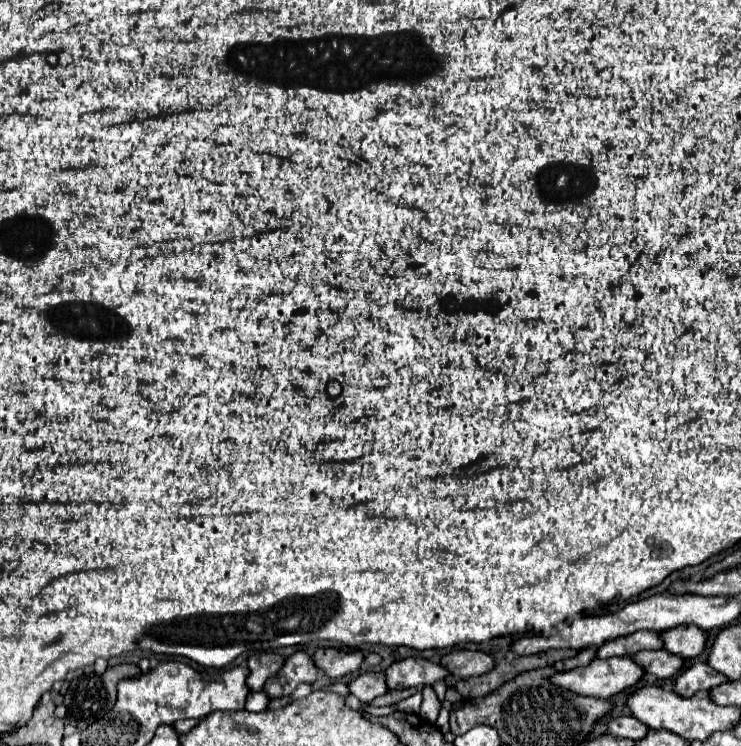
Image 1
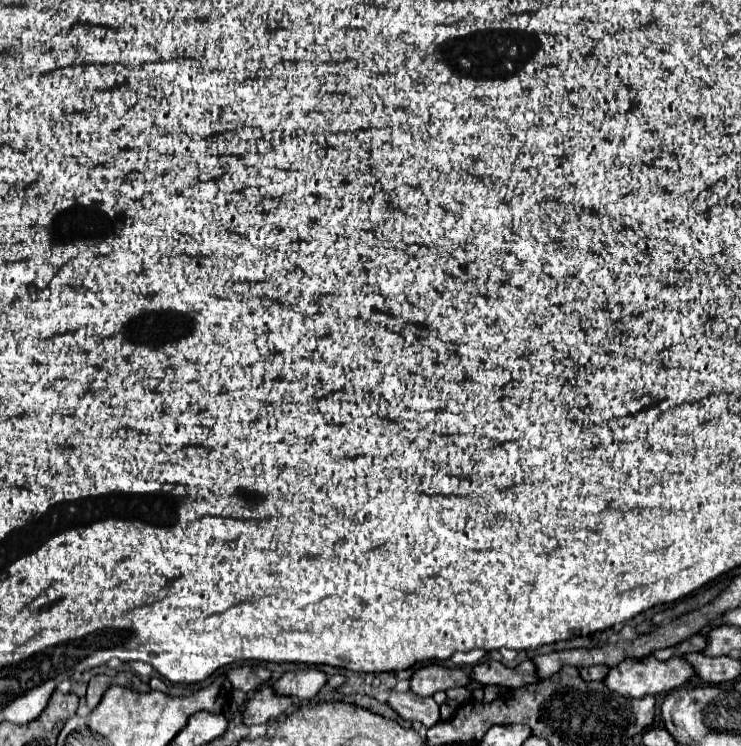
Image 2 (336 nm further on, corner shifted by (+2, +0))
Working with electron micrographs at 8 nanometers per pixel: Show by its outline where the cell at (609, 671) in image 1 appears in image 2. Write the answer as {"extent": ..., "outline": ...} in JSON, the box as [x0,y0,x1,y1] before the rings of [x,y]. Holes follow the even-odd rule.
{"extent":[604,657,694,697],"outline":[[[646,657],[646,659],[624,659],[622,663],[614,665],[604,683],[610,687],[610,691],[618,691],[618,695],[626,697],[644,697],[644,695],[656,695],[656,693],[670,693],[672,689],[678,689],[684,685],[690,677],[694,675],[694,669],[682,659],[682,657],[672,657],[668,661],[658,661],[656,657]]]}

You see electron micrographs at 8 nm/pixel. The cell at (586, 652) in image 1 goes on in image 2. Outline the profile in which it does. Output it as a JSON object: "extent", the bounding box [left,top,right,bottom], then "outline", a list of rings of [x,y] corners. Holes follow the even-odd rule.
{"extent":[580,665,608,681],"outline":[[[602,665],[580,669],[580,675],[584,681],[602,681],[606,677],[606,673],[608,673],[608,667],[602,667]]]}

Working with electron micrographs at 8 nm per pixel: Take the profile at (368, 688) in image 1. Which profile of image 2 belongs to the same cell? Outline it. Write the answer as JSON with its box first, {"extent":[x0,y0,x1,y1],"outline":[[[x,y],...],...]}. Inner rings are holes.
{"extent":[388,689,440,727],"outline":[[[396,689],[390,691],[388,705],[402,717],[410,721],[422,721],[426,727],[432,727],[440,721],[438,703],[432,697],[418,697],[410,691],[400,693]]]}

